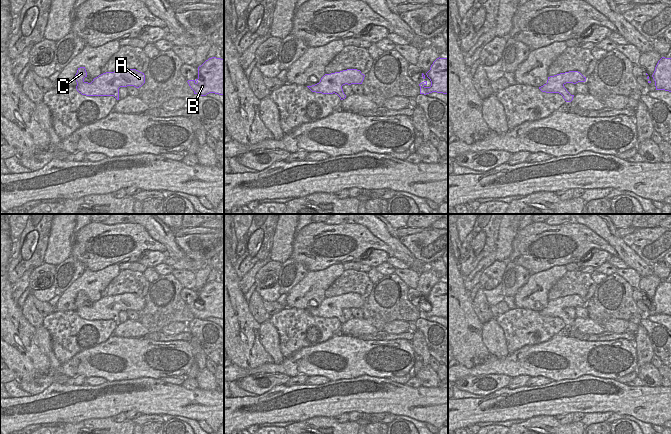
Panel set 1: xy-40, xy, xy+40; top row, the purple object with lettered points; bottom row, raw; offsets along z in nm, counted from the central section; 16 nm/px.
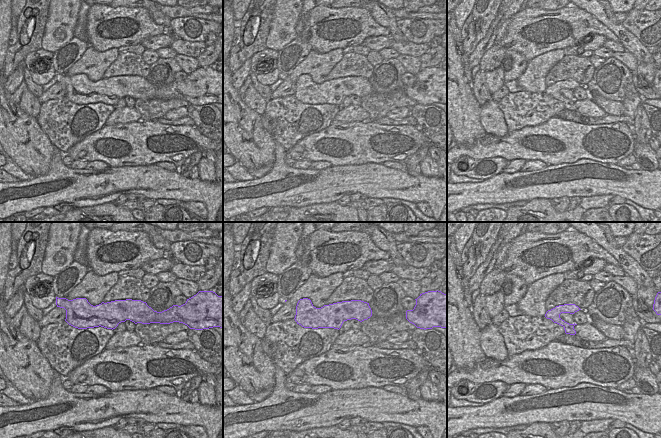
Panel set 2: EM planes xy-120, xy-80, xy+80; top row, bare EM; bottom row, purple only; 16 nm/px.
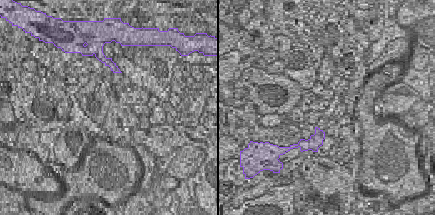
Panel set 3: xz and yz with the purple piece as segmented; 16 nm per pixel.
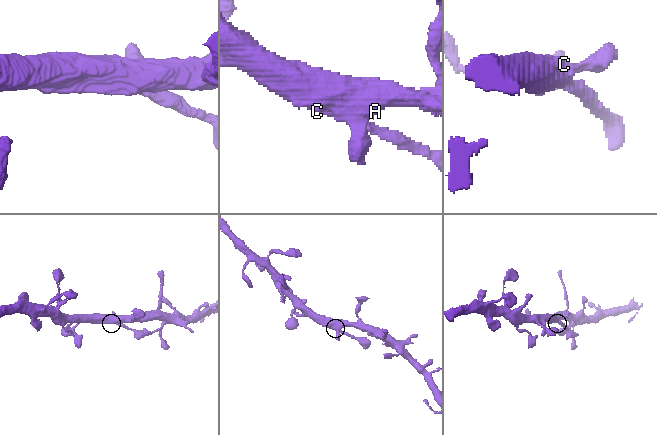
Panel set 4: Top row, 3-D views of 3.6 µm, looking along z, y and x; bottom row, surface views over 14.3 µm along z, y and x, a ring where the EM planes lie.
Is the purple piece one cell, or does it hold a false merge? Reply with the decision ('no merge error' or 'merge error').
no merge error

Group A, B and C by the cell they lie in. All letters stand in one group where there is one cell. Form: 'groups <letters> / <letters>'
groups A B C

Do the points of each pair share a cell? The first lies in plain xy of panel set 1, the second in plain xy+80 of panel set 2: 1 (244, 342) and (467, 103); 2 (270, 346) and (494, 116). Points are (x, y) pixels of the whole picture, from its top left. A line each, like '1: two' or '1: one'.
1: one
2: one

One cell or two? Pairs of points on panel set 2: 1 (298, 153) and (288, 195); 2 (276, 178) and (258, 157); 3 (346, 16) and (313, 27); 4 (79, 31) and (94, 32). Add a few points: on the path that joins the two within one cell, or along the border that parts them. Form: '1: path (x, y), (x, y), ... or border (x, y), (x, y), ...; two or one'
1: border (286, 151), (287, 156); two
2: border (275, 141), (275, 160), (273, 164); two
3: path (337, 16), (324, 16), (319, 20); one
4: border (89, 10), (87, 14), (87, 42); two

